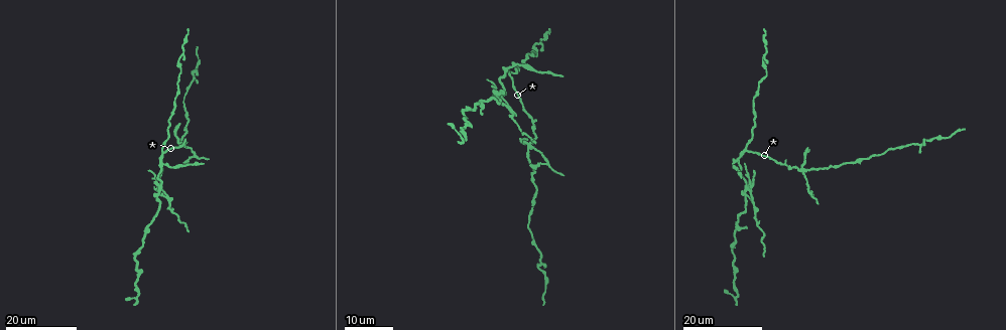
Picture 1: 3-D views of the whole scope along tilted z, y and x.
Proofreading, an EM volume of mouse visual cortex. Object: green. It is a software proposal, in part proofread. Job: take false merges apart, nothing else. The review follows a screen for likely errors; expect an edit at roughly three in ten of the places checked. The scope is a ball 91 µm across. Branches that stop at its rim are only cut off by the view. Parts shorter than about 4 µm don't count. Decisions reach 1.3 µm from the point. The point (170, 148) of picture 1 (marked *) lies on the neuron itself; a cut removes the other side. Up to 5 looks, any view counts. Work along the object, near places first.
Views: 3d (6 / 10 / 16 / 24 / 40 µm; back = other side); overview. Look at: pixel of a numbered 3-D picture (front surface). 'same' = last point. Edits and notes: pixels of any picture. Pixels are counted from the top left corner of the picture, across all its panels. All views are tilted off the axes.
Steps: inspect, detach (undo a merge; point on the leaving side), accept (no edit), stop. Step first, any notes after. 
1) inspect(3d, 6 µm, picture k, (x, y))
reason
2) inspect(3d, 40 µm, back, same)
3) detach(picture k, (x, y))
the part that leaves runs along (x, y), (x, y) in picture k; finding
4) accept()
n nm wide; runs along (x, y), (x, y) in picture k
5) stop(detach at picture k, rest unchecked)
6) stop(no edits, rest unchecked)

inspect(3d, 16 µm, picture 1, (161, 149))
three-way junction

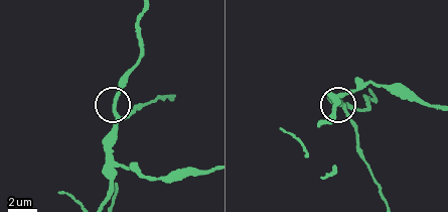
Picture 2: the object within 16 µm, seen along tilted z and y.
inspect(3d, 6 µm, picture 2, (115, 110))
zoom in

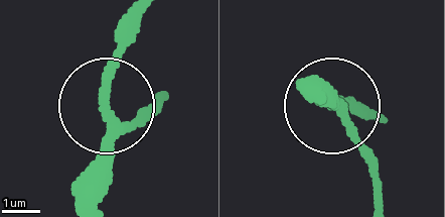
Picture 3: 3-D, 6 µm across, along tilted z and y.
accept()
3 arms; runs along (163, 97), (141, 122), (114, 113), (122, 17) in picture 3; one neuron here

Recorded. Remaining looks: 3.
inspect(3d, 24 µm, picture 1, (157, 195))
four arms meet

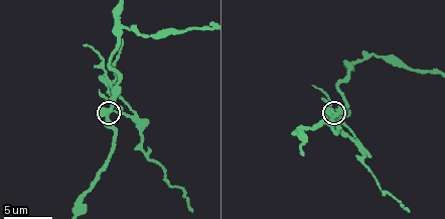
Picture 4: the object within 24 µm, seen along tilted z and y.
inspect(3d, 10 µm, picture 4, (334, 118))
zoom in

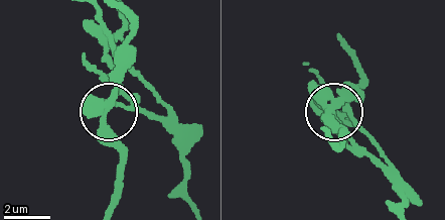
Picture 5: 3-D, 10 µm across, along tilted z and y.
detach(picture 5, (92, 71))
4 arms; the part that leaves runs along (98, 108), (123, 103), (162, 123), (182, 158), (188, 205) in picture 5; two neurons meet here

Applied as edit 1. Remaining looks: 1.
stop(detach at picture 5, rest unchecked)

